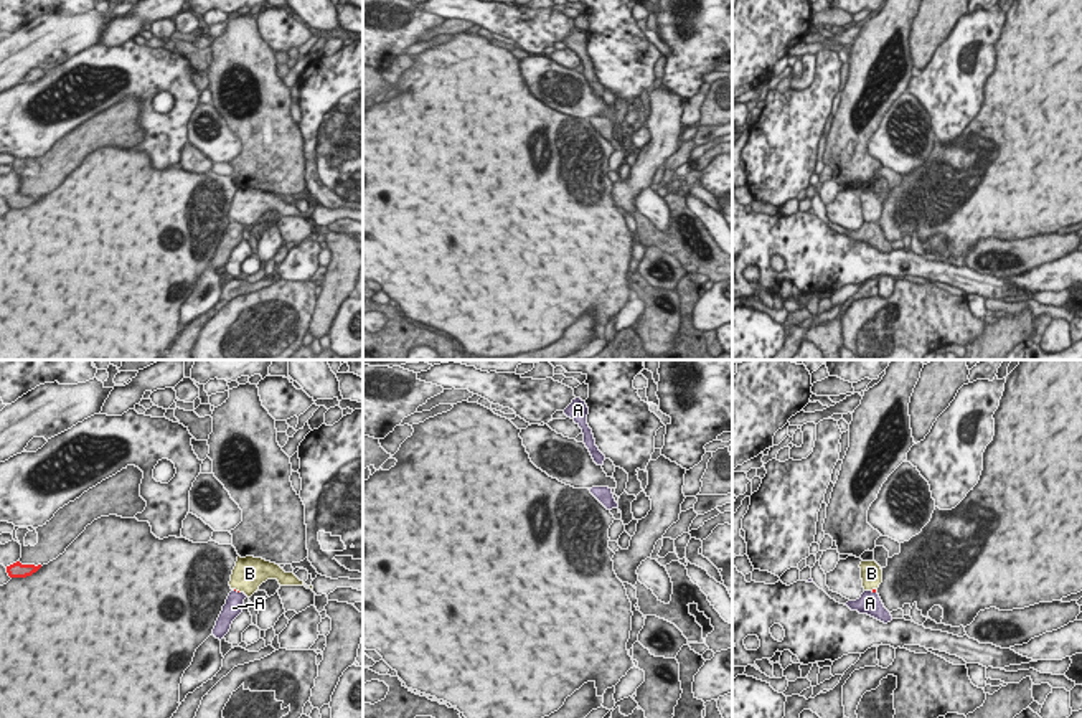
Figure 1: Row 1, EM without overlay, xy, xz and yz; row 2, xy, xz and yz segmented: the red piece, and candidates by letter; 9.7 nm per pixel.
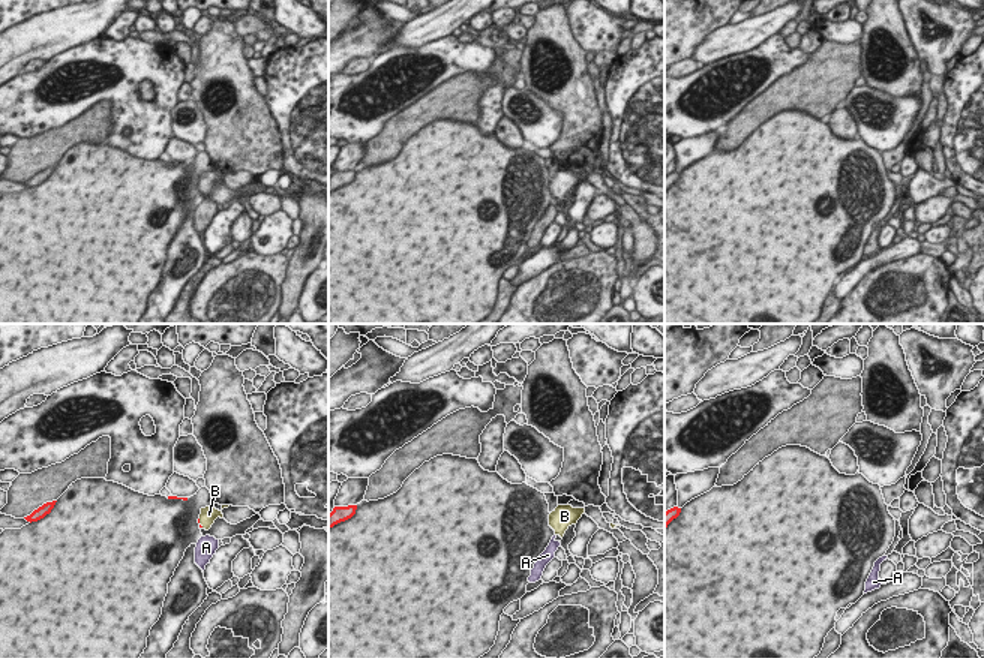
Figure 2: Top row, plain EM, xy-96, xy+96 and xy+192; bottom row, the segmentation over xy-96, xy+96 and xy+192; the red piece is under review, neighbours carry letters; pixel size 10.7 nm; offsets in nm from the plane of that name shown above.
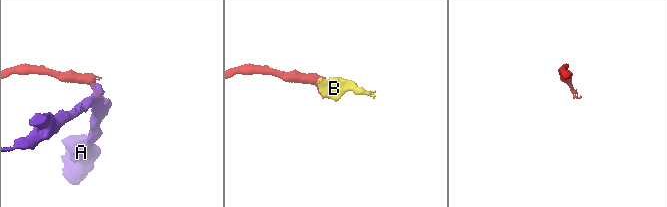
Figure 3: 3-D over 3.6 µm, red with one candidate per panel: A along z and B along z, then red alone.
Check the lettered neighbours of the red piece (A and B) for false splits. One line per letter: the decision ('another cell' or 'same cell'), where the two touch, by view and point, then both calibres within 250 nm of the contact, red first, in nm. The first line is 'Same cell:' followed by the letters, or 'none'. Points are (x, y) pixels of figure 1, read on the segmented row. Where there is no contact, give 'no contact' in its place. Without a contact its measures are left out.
Same cell: B
A: another cell; no contact
B: same cell; no contact

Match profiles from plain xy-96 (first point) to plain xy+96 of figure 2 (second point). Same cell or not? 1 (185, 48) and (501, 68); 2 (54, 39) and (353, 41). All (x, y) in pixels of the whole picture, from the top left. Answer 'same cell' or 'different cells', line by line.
1: same cell
2: same cell

